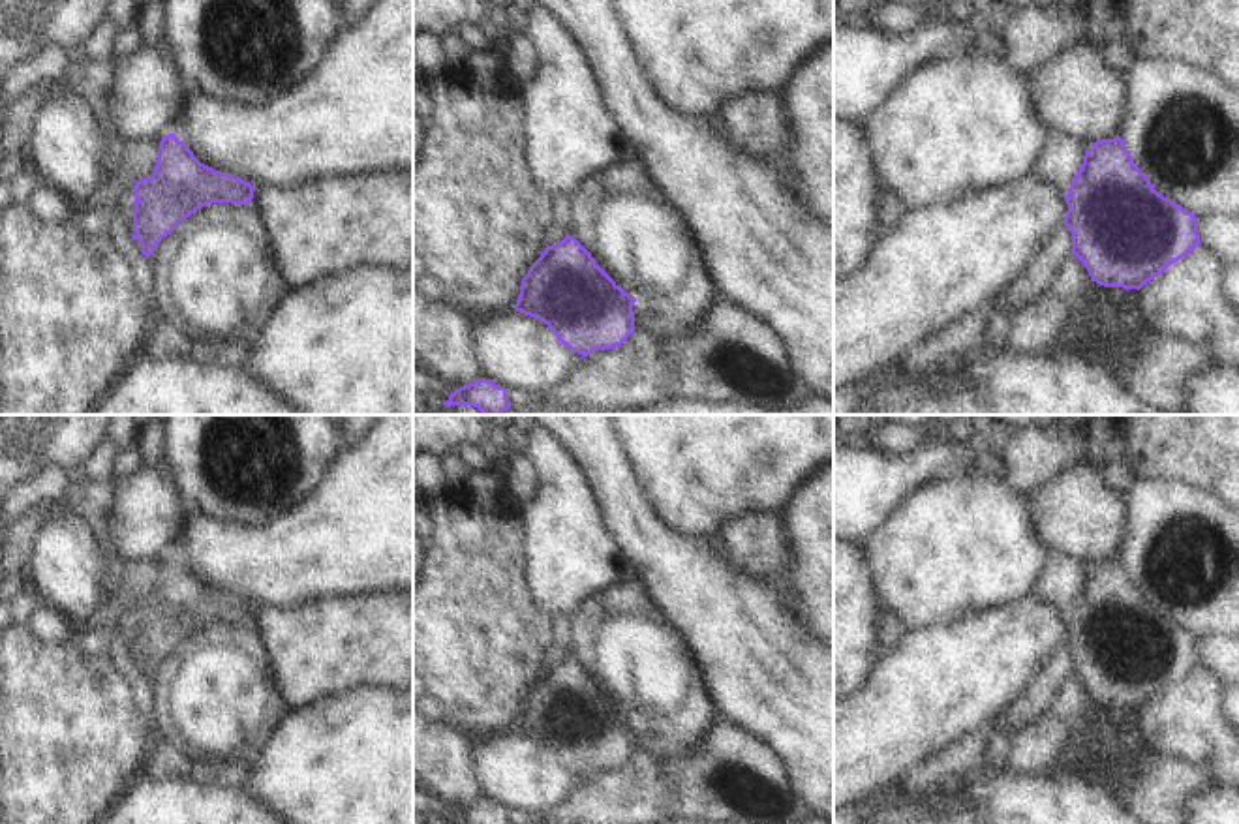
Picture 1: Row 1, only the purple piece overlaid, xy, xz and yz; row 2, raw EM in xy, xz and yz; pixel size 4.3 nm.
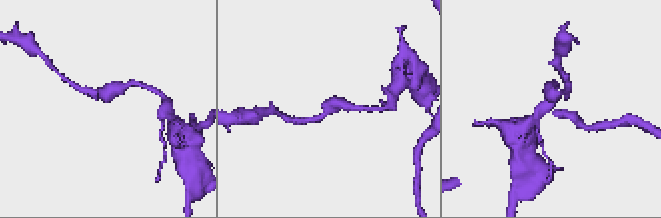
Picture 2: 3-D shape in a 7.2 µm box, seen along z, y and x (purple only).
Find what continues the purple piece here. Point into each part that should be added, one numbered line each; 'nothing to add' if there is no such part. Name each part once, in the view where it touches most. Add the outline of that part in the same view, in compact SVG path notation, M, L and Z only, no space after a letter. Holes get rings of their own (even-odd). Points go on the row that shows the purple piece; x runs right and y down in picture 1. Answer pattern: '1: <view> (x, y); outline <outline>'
nothing to add

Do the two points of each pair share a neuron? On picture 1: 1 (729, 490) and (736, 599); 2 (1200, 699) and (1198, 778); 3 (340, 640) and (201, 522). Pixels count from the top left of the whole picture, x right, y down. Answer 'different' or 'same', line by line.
1: different
2: different
3: different

